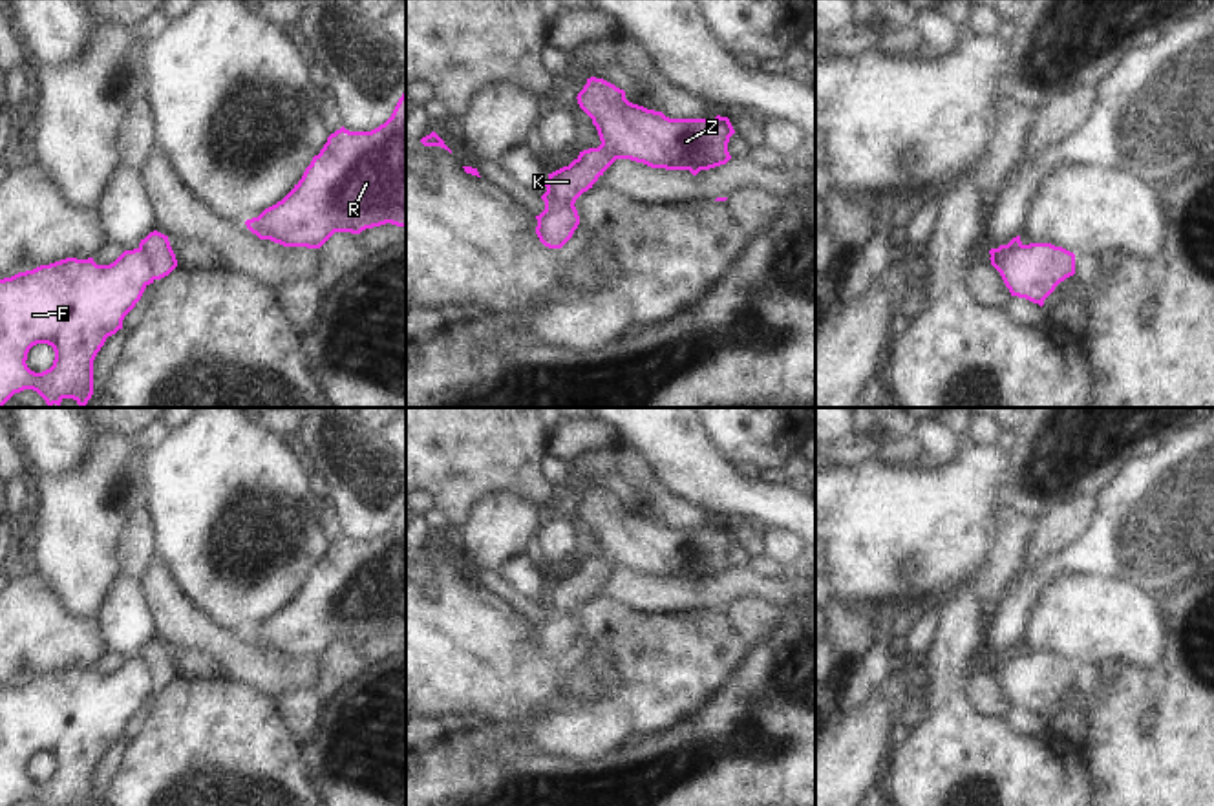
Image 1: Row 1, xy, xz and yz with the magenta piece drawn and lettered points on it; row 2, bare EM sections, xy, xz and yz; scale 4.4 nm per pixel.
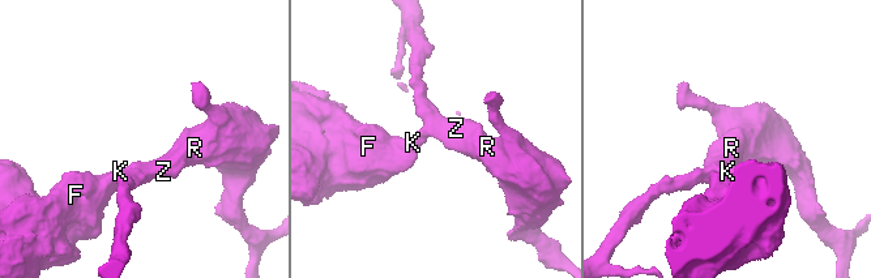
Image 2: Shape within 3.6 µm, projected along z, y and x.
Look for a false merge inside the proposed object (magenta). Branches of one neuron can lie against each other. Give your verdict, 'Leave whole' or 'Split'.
Split.

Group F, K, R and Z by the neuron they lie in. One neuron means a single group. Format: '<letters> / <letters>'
F / K R Z

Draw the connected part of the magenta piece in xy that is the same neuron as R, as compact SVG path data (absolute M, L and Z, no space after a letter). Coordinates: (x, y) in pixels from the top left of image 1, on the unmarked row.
M406 499L378 537L349 541L342 536L331 543L294 598L245 631L260 649L307 658L320 658L335 642L360 643L386 632L406 636Z

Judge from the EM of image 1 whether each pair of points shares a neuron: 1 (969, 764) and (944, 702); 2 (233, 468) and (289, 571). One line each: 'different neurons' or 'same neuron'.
1: same neuron
2: same neuron

